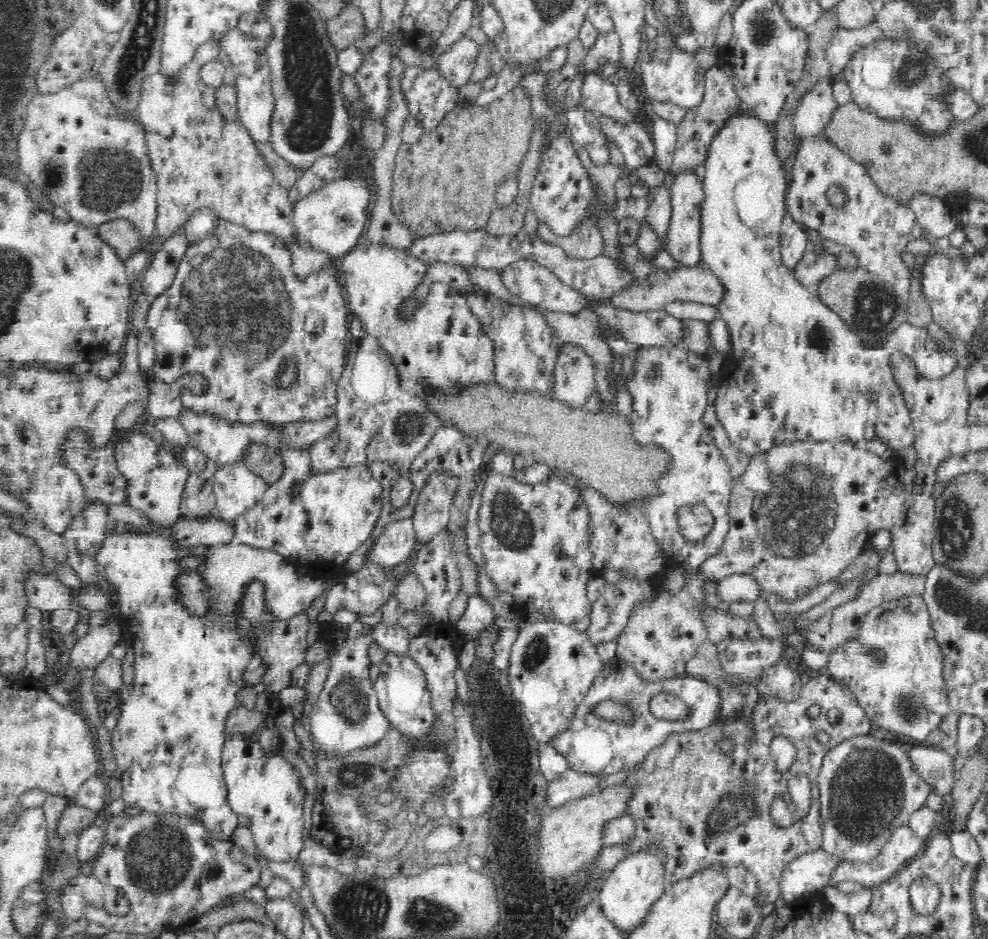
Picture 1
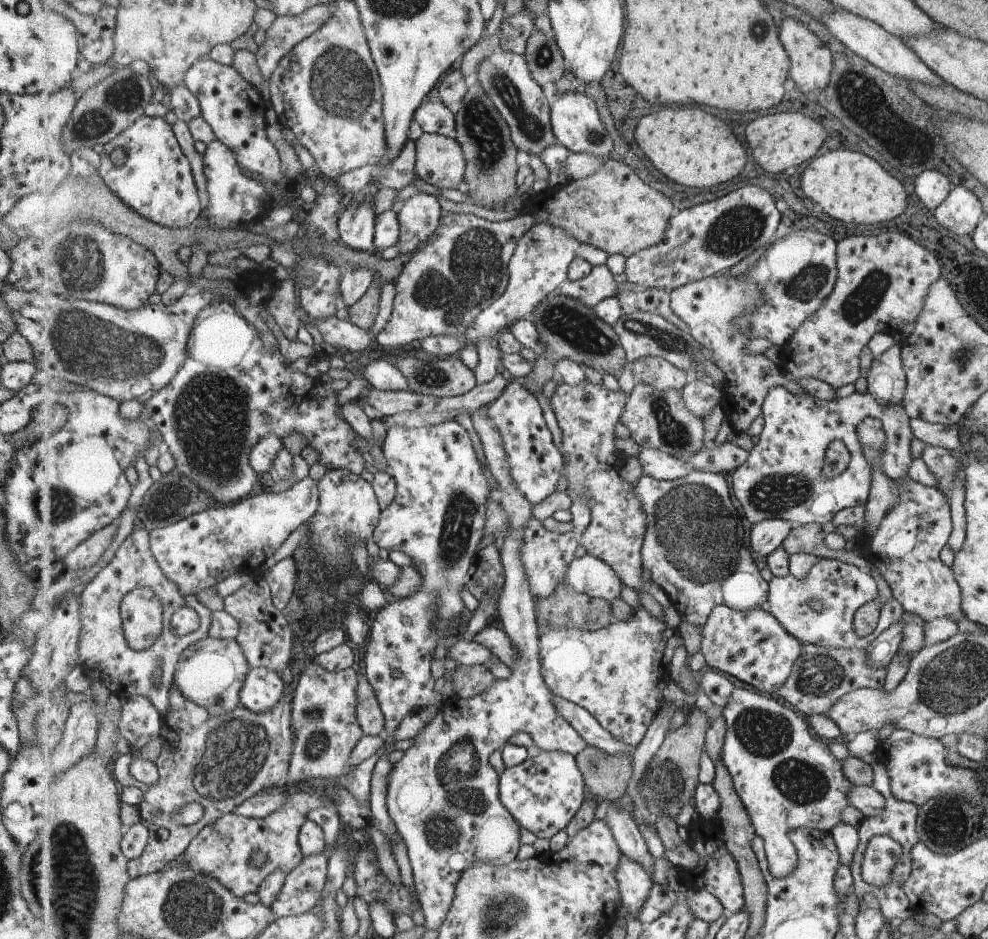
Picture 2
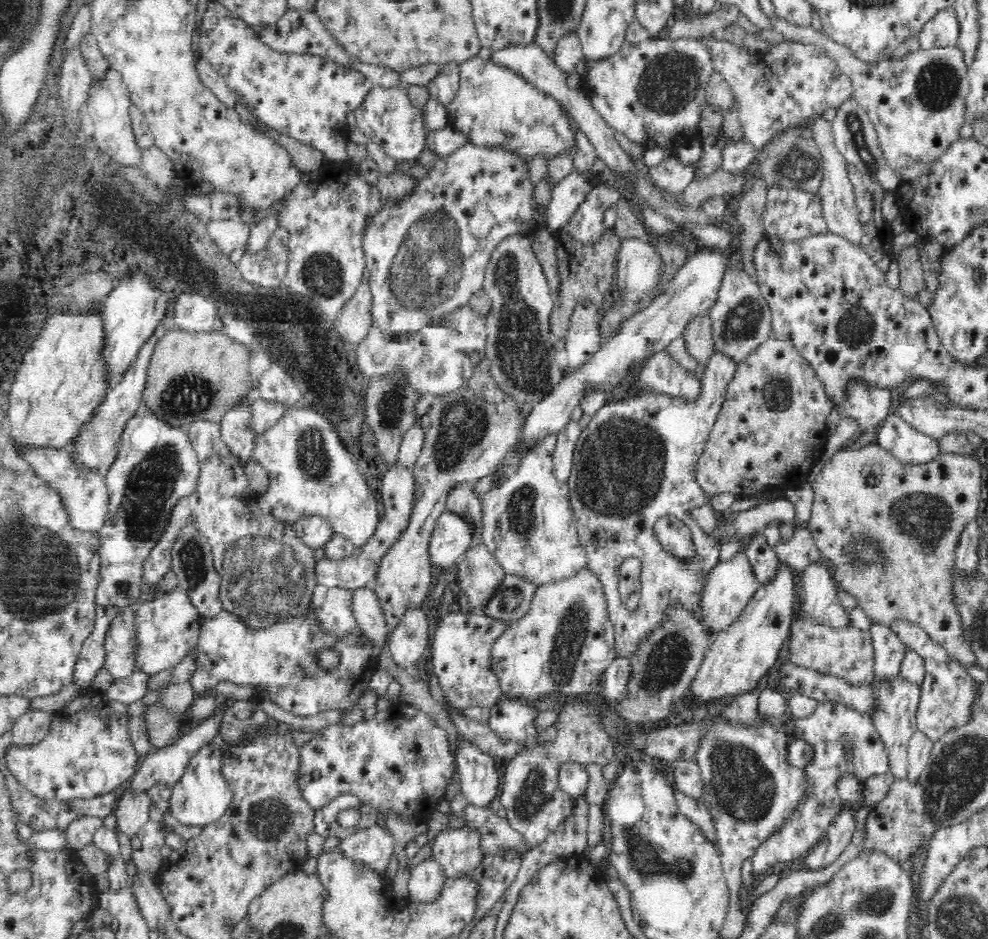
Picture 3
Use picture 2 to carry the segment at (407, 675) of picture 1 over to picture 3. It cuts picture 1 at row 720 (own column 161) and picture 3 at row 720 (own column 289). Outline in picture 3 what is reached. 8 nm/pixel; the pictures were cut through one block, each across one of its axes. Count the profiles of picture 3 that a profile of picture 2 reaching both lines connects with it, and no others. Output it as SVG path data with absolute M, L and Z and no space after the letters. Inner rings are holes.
M395 701L387 710L378 711L371 720L363 720L354 724L353 726L346 726L342 723L336 725L329 725L322 728L318 736L310 738L308 742L302 744L299 747L300 762L298 762L298 770L296 770L296 782L298 789L300 789L300 796L310 807L313 809L319 809L326 806L334 798L342 796L343 794L353 794L360 799L360 803L364 805L370 805L375 810L380 810L382 814L400 814L400 816L410 816L412 822L424 822L430 818L433 812L438 810L438 804L445 798L446 786L448 782L452 780L454 776L454 770L456 770L456 764L454 764L454 756L450 752L449 743L449 730L438 724L432 716L424 712L421 708L418 708L414 704Z

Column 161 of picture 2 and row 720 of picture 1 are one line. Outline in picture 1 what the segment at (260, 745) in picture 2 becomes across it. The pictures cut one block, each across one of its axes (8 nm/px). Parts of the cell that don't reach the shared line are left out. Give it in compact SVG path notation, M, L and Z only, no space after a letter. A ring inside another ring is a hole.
M825 672L818 673L816 676L812 675L812 680L803 684L802 696L798 697L796 701L785 703L778 702L777 699L778 720L772 722L774 734L778 737L788 737L796 747L796 758L786 770L779 770L774 760L770 758L768 744L770 744L772 736L762 734L764 724L768 724L768 718L764 718L764 712L768 712L768 710L762 708L760 712L762 712L762 718L760 720L756 718L752 724L752 728L756 730L756 742L752 742L752 745L746 745L746 736L750 734L750 728L746 728L746 724L740 724L740 720L730 721L725 726L725 732L731 736L735 751L724 756L724 753L716 747L716 740L720 738L724 729L720 725L712 723L700 730L671 734L660 746L653 748L648 753L648 756L639 764L637 771L632 770L626 778L625 781L629 781L629 784L633 784L633 788L635 788L635 793L629 802L629 812L634 819L636 829L635 837L627 850L635 853L651 847L664 853L664 866L662 867L664 867L664 878L667 885L690 878L706 869L723 869L727 866L741 864L756 877L758 888L760 888L760 892L756 896L757 908L766 904L770 905L770 902L776 904L782 899L781 880L784 869L787 869L789 864L802 854L814 852L823 845L823 830L819 817L821 802L817 776L824 755L832 747L854 737L869 735L870 725L866 711L860 707L859 702L844 683L832 679ZM810 706L820 706L817 721L809 717ZM817 727L830 734L829 743L821 744L814 737ZM798 772L805 774L812 785L810 810L804 818L798 818L787 827L780 826L778 816L771 816L772 807L780 799L792 813L797 810L787 783Z

